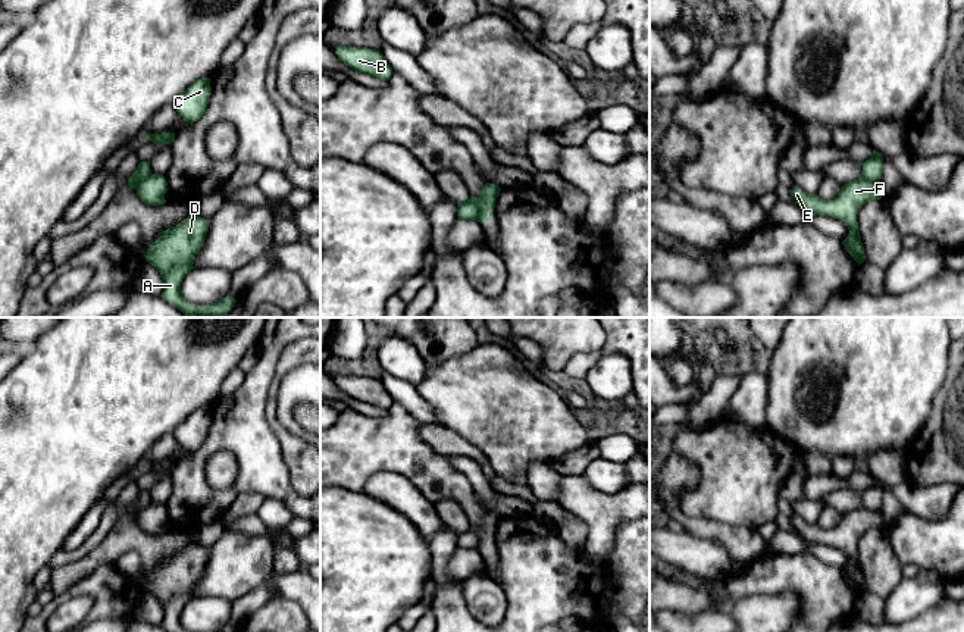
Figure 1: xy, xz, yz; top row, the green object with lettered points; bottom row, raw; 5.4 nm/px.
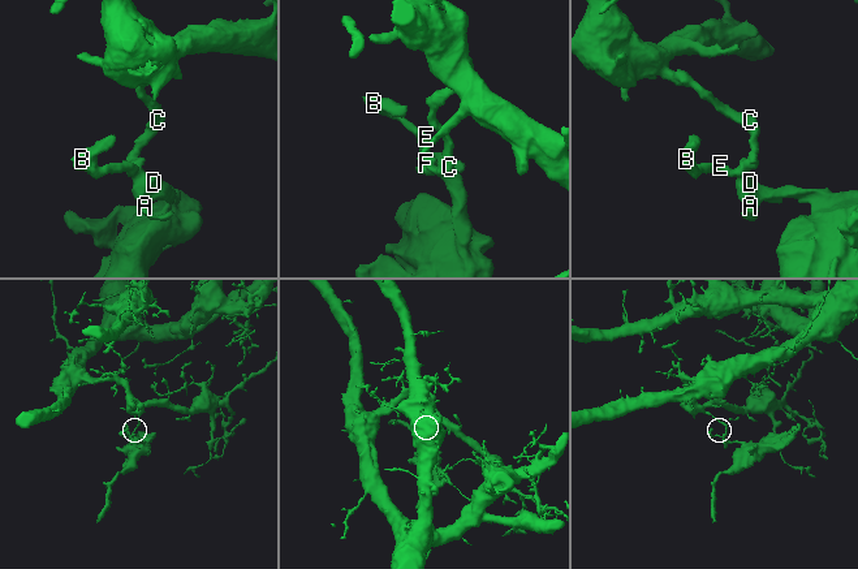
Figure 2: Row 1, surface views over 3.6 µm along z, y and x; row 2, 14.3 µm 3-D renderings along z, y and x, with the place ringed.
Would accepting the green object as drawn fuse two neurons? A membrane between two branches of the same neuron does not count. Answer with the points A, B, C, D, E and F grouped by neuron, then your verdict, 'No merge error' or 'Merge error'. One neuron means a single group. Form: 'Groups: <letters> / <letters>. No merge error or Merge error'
Groups: A B D E F / C. Merge error

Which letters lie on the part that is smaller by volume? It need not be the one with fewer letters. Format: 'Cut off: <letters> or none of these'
Cut off: A, B, D, E, F

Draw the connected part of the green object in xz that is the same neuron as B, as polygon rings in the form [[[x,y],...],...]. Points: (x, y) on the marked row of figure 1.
[[[335,47],[335,54],[353,71],[382,81],[389,81],[394,75],[385,56],[376,49],[367,47]]]

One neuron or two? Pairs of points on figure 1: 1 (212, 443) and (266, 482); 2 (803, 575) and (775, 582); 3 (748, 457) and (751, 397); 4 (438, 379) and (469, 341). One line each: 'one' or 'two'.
1: one
2: one
3: two
4: two

